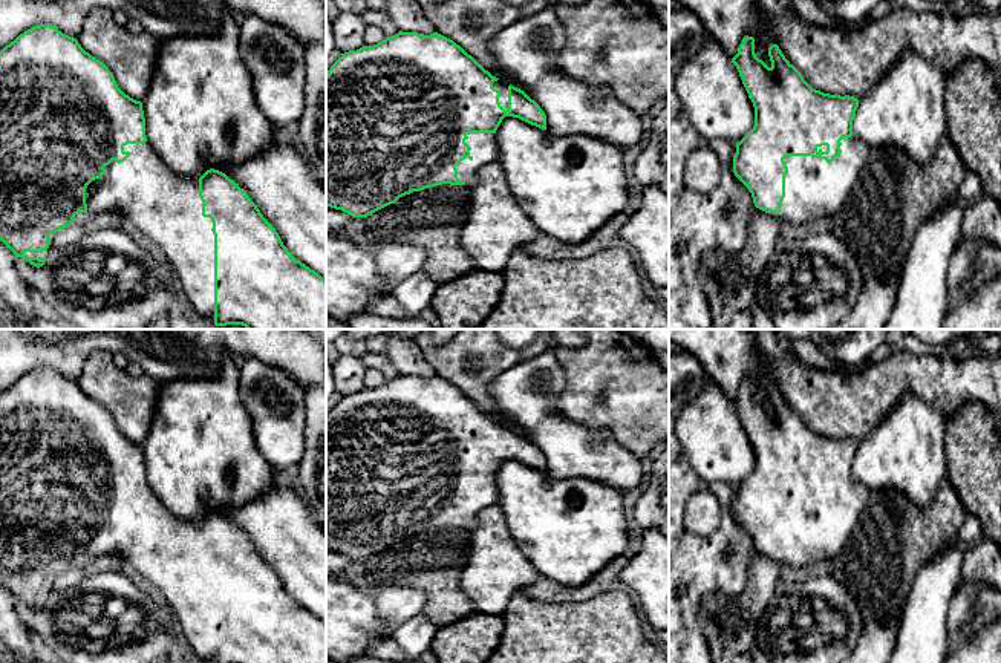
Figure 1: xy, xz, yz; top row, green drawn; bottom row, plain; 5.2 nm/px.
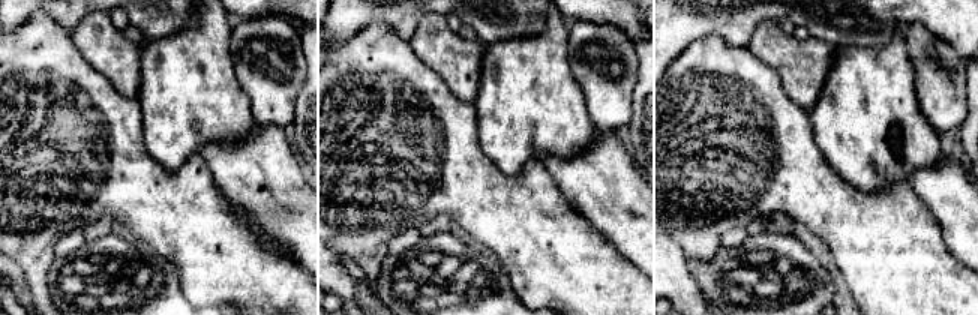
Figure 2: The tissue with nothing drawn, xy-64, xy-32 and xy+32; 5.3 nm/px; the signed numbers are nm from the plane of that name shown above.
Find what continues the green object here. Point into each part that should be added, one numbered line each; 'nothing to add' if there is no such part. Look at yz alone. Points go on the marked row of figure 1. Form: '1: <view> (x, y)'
1: yz (815, 190)

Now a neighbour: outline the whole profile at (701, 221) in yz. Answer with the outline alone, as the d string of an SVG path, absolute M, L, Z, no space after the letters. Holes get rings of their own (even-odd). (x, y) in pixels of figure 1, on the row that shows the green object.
M669 90L669 329L709 329L710 303L699 276L701 259L715 250L739 253L748 236L748 219L755 210L748 188L733 173L736 144L725 139L704 139L693 130L680 96ZM707 147L721 162L721 181L709 193L689 190L684 170L689 156Z

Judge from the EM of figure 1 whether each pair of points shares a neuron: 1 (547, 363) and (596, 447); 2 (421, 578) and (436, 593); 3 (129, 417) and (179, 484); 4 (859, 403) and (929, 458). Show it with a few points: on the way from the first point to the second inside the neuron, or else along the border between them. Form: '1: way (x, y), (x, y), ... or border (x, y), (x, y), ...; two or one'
1: way (547, 388), (547, 415), (571, 440); one
2: way (424, 581), (433, 590); one
3: border (156, 404), (147, 437), (141, 444); two
4: border (905, 394), (859, 444); two

